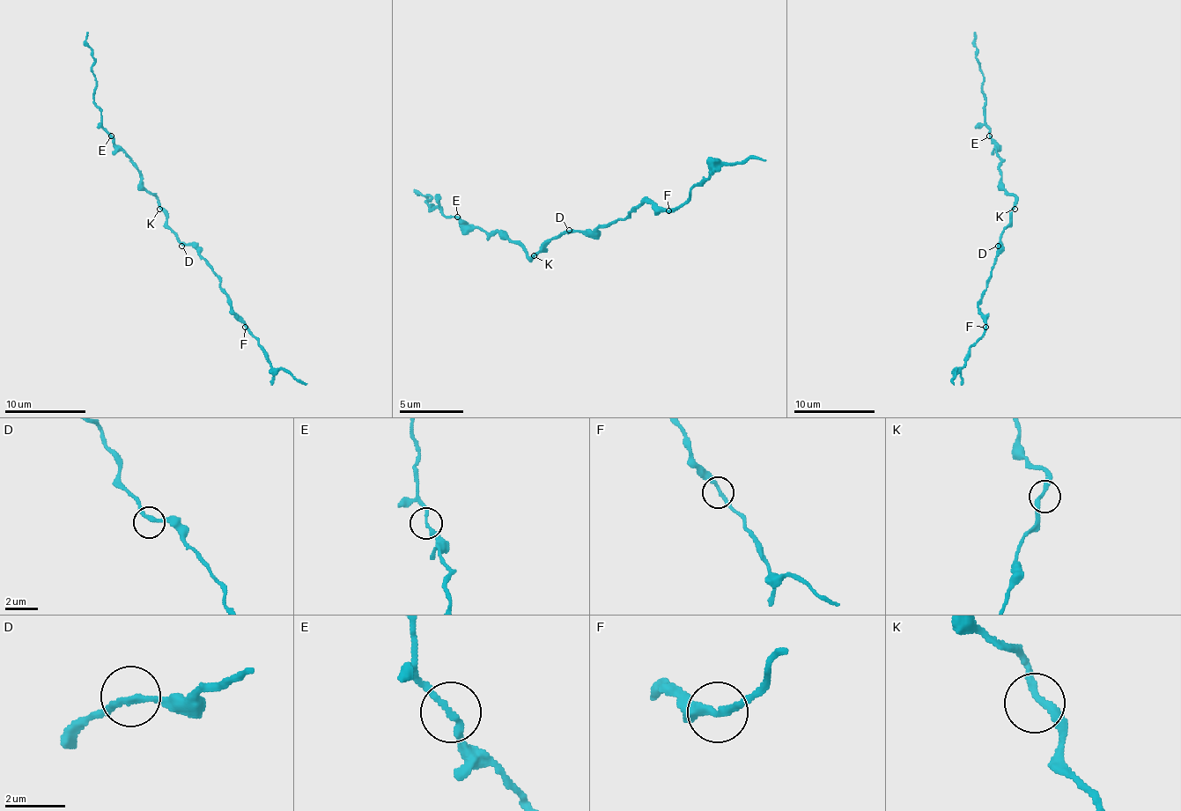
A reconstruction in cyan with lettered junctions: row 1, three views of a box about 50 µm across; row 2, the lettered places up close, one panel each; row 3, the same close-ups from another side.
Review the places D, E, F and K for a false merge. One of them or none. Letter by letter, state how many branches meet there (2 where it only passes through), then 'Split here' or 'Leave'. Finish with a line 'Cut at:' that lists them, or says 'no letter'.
D: Branches: 2. Leave
E: Branches: 2. Leave
F: Branches: 2. Leave
K: Branches: 2. Leave
Cut at: no letter

